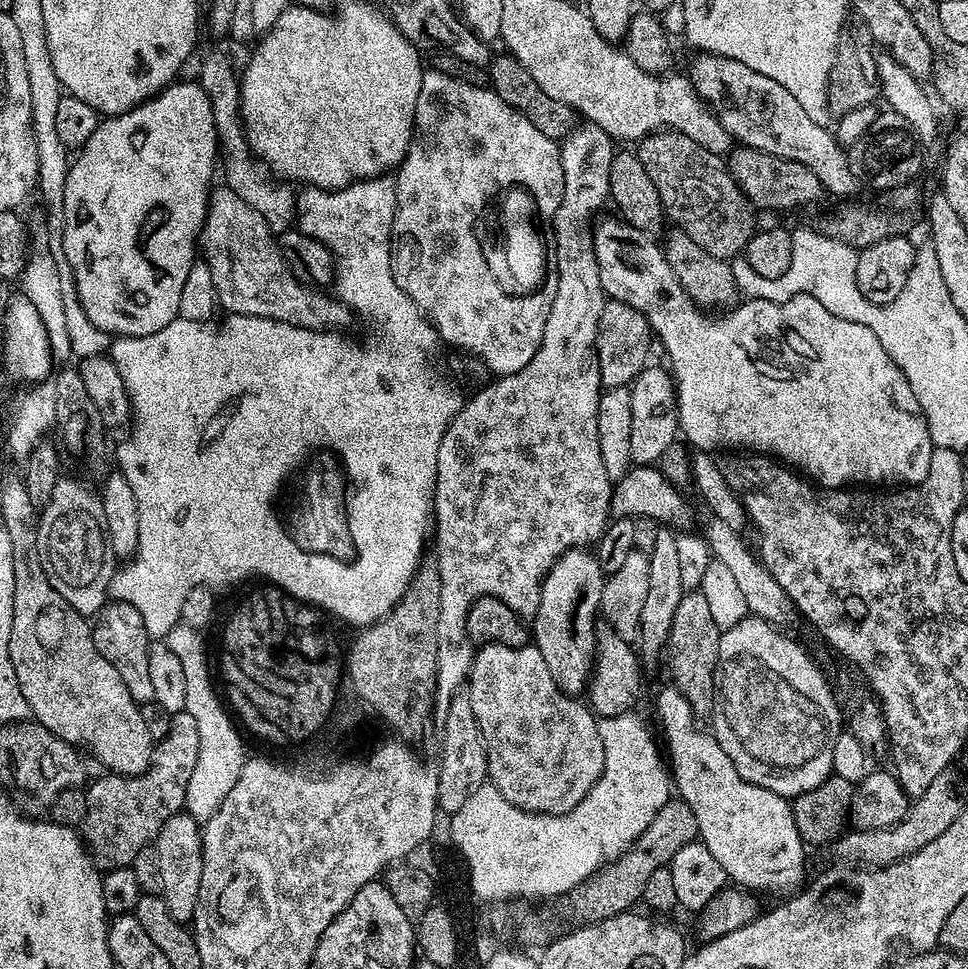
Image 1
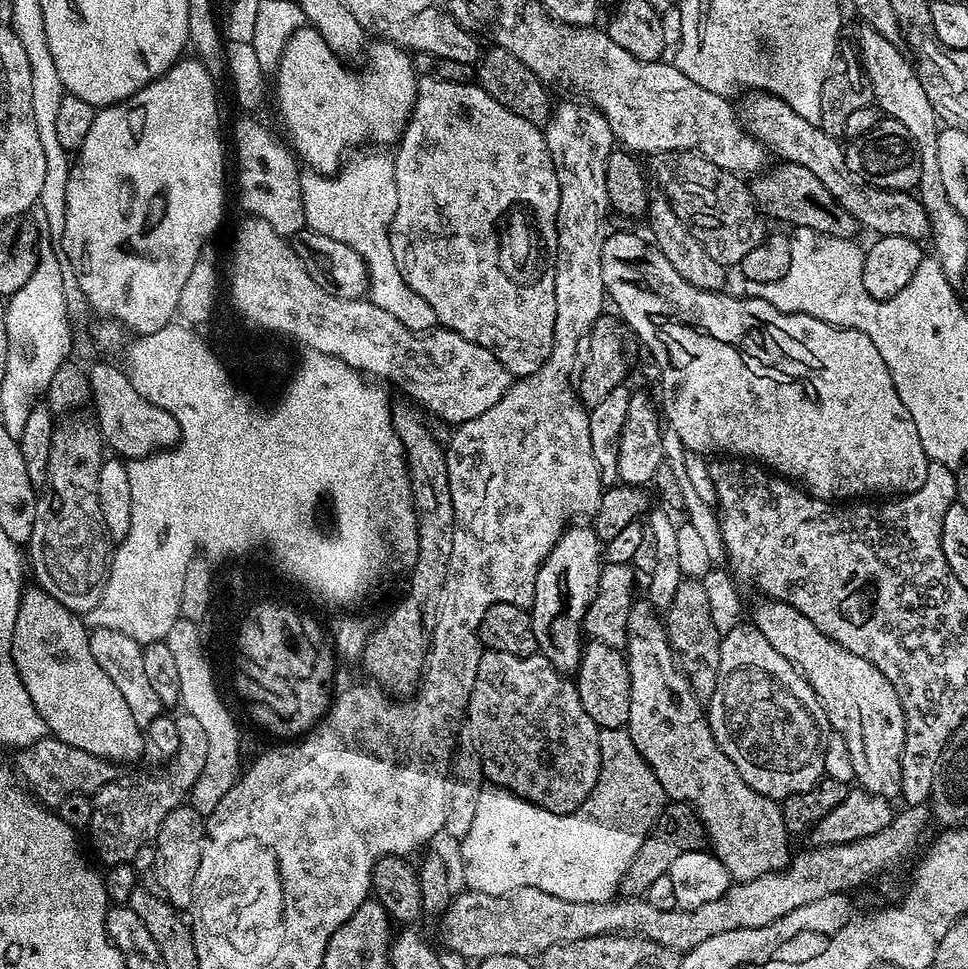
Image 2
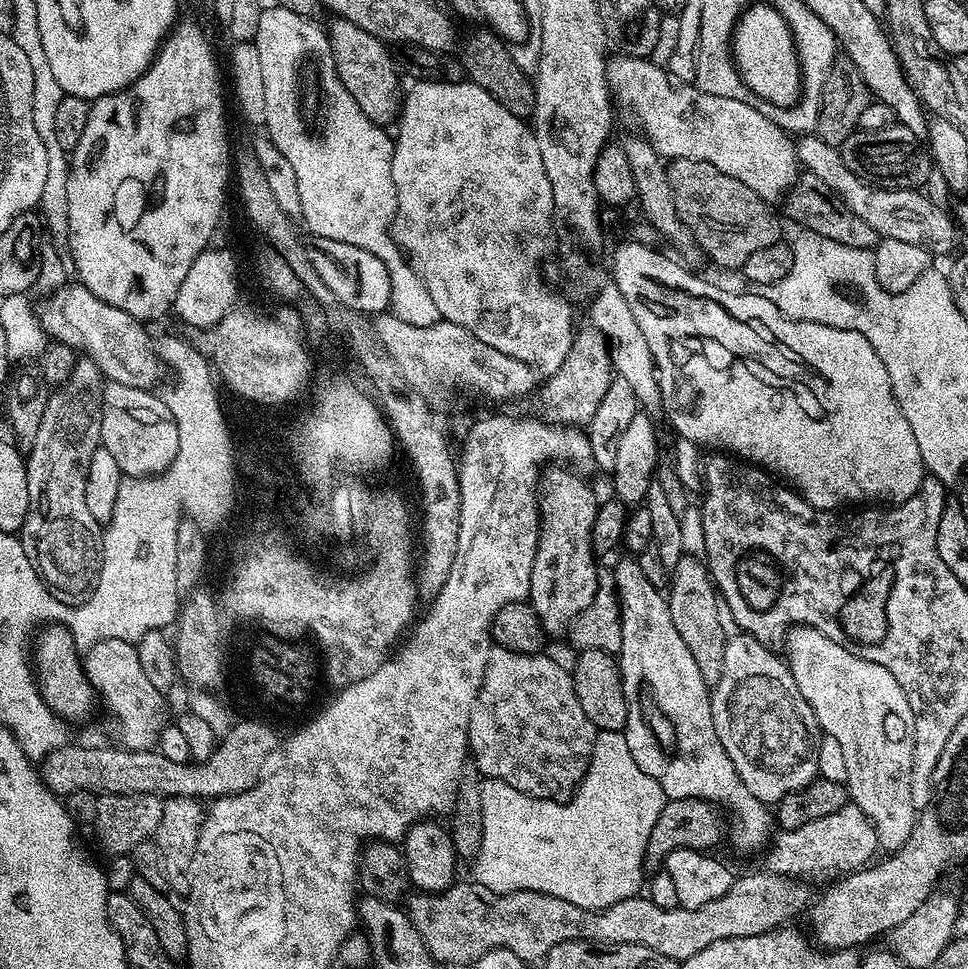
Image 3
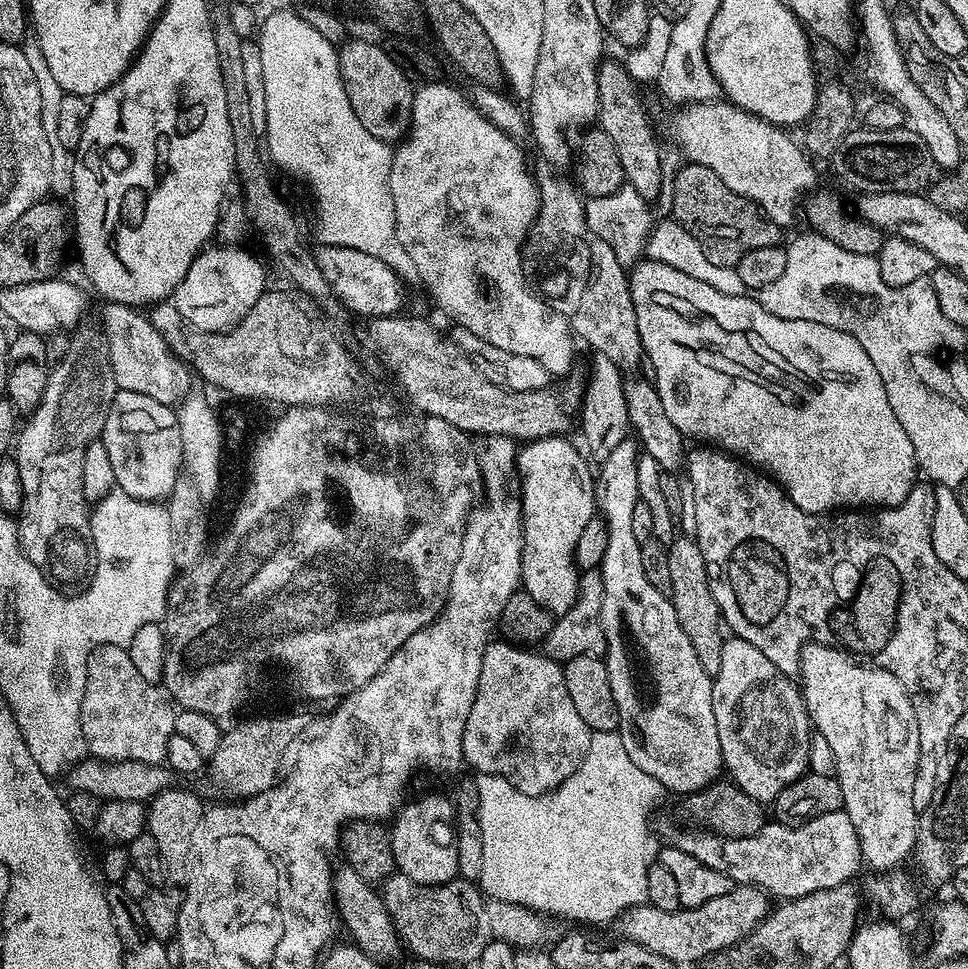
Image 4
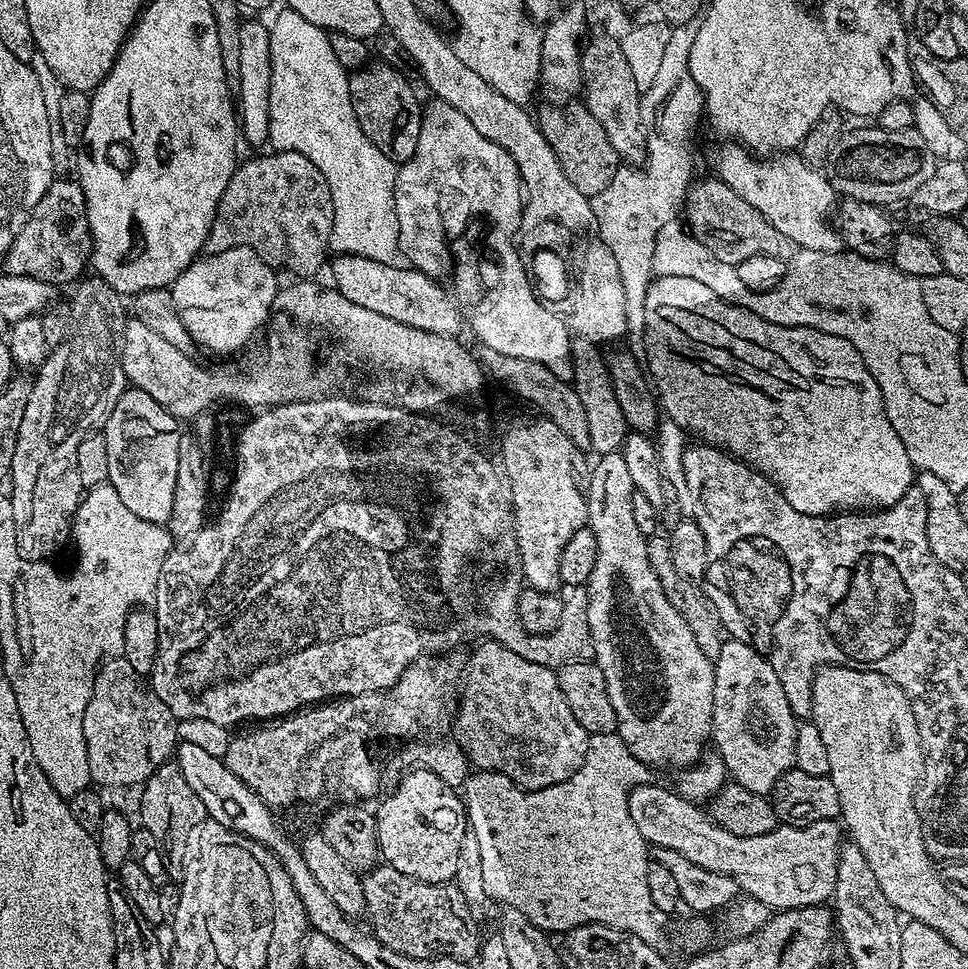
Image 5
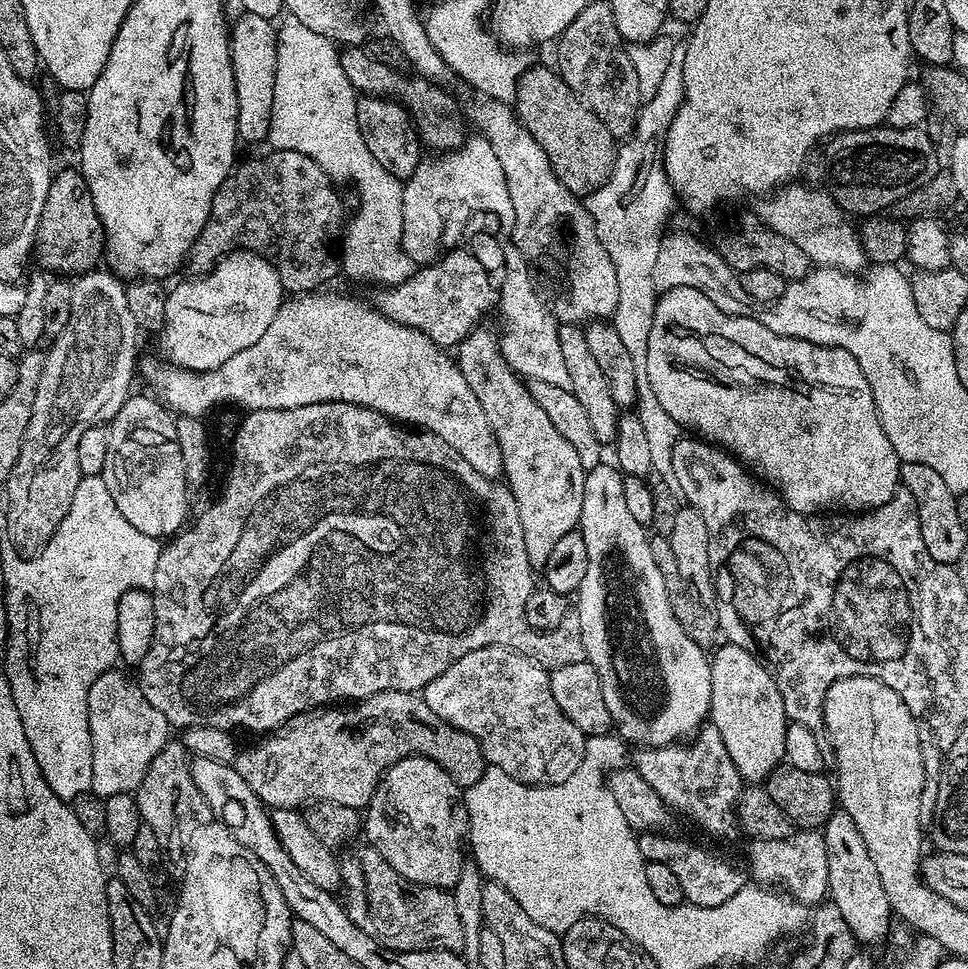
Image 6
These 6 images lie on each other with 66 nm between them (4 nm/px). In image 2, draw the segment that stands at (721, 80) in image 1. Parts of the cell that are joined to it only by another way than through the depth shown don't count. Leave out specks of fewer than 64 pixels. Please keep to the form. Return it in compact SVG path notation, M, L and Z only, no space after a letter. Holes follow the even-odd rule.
M752 90L747 93L741 104L738 104L738 115L745 130L758 143L764 145L769 153L772 152L781 161L798 166L806 166L810 174L818 177L818 182L834 194L836 201L860 223L861 229L876 232L877 237L897 236L910 238L917 242L929 239L929 224L926 210L920 199L911 191L886 188L876 188L870 182L858 178L850 166L846 166L844 157L845 145L839 139L826 134L819 124L806 122L802 114L794 114L794 110L780 96L774 96L763 90Z

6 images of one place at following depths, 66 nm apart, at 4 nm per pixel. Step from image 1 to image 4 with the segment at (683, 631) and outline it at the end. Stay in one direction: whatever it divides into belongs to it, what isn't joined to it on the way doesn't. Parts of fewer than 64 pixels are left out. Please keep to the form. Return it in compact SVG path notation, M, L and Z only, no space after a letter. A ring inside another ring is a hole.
M677 535L676 539L667 545L667 550L672 587L670 599L678 614L678 622L682 630L686 630L686 638L690 638L694 654L698 654L698 662L702 662L702 670L706 670L706 674L714 678L722 666L722 646L726 632L722 627L720 607L714 602L714 594L710 590L706 558L702 558L702 550L691 535Z

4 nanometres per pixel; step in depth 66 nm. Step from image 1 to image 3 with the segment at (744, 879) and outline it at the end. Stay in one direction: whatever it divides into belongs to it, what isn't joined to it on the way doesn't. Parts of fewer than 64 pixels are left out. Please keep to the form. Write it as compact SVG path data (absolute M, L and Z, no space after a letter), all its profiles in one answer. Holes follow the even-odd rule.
M628 558L632 560L620 560L617 564L614 564L614 571L616 574L616 595L620 597L620 630L622 636L622 646L620 647L618 653L618 663L620 665L620 678L622 682L622 690L624 691L624 697L626 698L626 710L628 713L626 714L626 726L624 727L624 737L626 738L626 746L630 746L630 754L634 754L634 762L638 762L638 766L642 766L642 770L646 770L646 774L650 774L650 778L654 778L654 782L658 782L662 786L662 790L664 791L665 797L668 800L681 800L682 798L686 798L687 796L693 796L694 798L698 798L699 800L709 800L710 803L723 806L725 809L726 807L732 811L732 820L730 816L730 823L727 825L726 828L726 836L727 839L730 841L732 839L732 844L734 847L737 848L740 852L756 852L765 847L769 843L770 837L773 835L774 832L774 816L773 813L770 811L769 805L763 804L761 800L758 798L754 798L754 794L750 794L750 790L746 790L746 786L741 782L738 778L738 770L734 766L734 762L730 762L730 758L726 754L726 750L722 746L722 742L718 742L718 734L714 730L714 718L712 717L712 697L710 695L710 685L704 681L702 678L702 674L698 674L698 666L694 663L694 658L690 655L689 648L686 647L686 642L682 642L682 638L678 635L678 629L675 628L674 622L670 618L670 610L668 609L668 601L666 599L665 593L661 591L657 585L651 584L650 581L646 578L646 574L642 574L642 570L640 569L640 562L639 559L636 558Z

